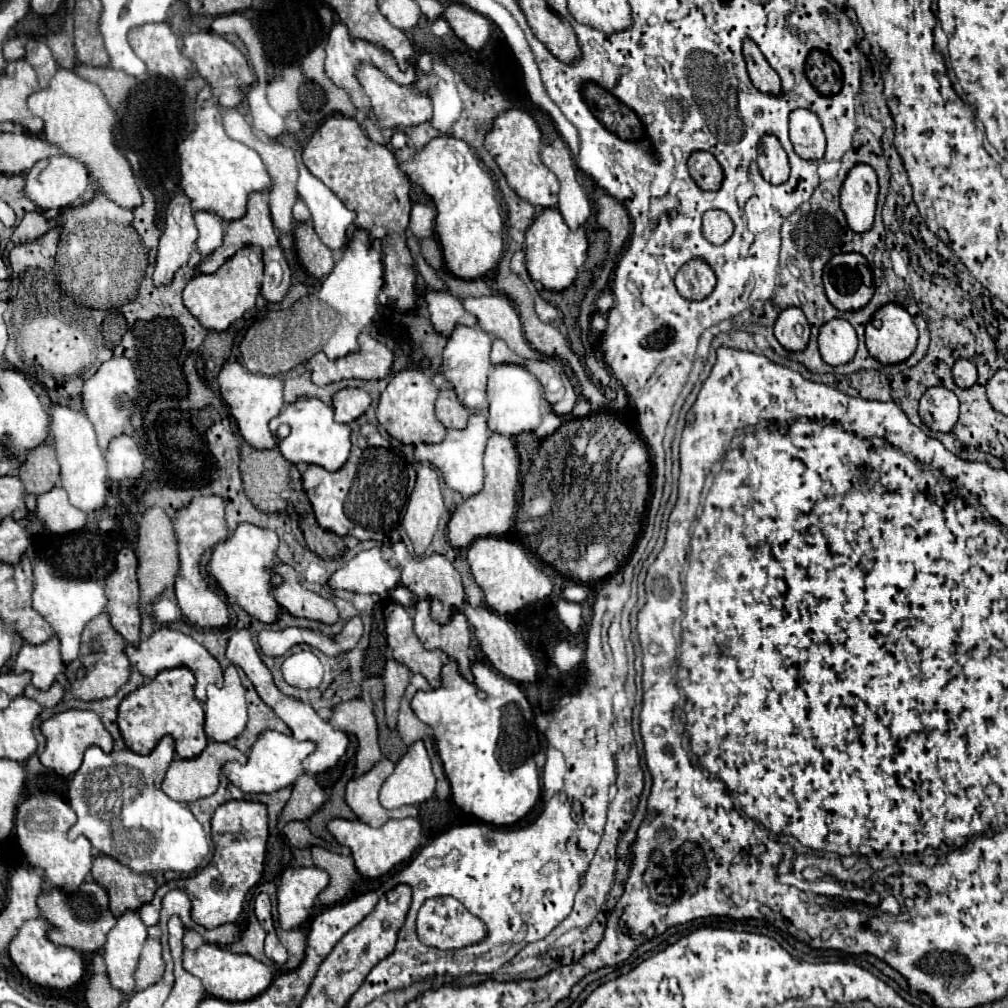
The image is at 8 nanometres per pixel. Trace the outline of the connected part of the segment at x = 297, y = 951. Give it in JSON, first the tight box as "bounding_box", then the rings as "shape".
{"bounding_box":[277,928,306,970],"shape":[[[277,928],[277,936],[281,940],[281,944],[287,948],[289,952],[289,960],[283,966],[277,966],[279,970],[295,970],[305,954],[306,932],[304,930],[281,930]]]}

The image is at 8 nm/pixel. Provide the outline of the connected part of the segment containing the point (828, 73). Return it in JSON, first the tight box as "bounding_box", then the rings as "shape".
{"bounding_box":[805,48,843,96],"shape":[[[817,48],[807,54],[807,60],[815,60],[815,68],[805,68],[805,76],[813,84],[813,88],[817,88],[825,96],[837,92],[843,78],[841,66],[837,64],[837,60],[829,52],[823,52]]]}

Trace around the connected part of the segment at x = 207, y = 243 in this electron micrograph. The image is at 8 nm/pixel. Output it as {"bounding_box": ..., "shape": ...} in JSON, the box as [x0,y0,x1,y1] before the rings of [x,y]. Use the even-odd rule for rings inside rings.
{"bounding_box":[193,210,223,256],"shape":[[[199,210],[193,214],[195,226],[199,230],[199,238],[197,238],[197,250],[203,256],[209,256],[215,252],[215,248],[219,248],[223,244],[223,222],[217,214],[213,212],[205,212]]]}

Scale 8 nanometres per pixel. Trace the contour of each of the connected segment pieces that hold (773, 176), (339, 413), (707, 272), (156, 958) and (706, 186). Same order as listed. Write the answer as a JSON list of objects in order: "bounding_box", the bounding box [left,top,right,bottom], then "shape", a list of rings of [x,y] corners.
[{"bounding_box":[757,134,789,184],"shape":[[[773,134],[763,136],[765,150],[759,150],[757,164],[763,174],[763,178],[771,184],[783,184],[789,178],[789,162],[787,152],[783,150],[781,142]]]},{"bounding_box":[333,388,371,422],"shape":[[[343,388],[333,396],[333,408],[335,408],[335,420],[337,422],[353,422],[371,404],[371,396],[361,388]]]},{"bounding_box":[675,258,715,300],"shape":[[[693,258],[687,264],[681,266],[681,270],[675,276],[677,290],[689,298],[689,300],[701,300],[709,296],[715,288],[715,274],[707,262]]]},{"bounding_box":[135,940,165,990],"shape":[[[147,940],[143,950],[141,950],[141,958],[139,958],[139,966],[135,970],[135,990],[145,990],[147,986],[155,984],[161,974],[165,970],[163,958],[161,958],[161,944],[159,940]]]},{"bounding_box":[687,152,723,190],"shape":[[[693,152],[691,158],[687,160],[689,174],[695,180],[695,184],[703,190],[719,190],[723,182],[723,170],[715,156],[711,152]]]}]

